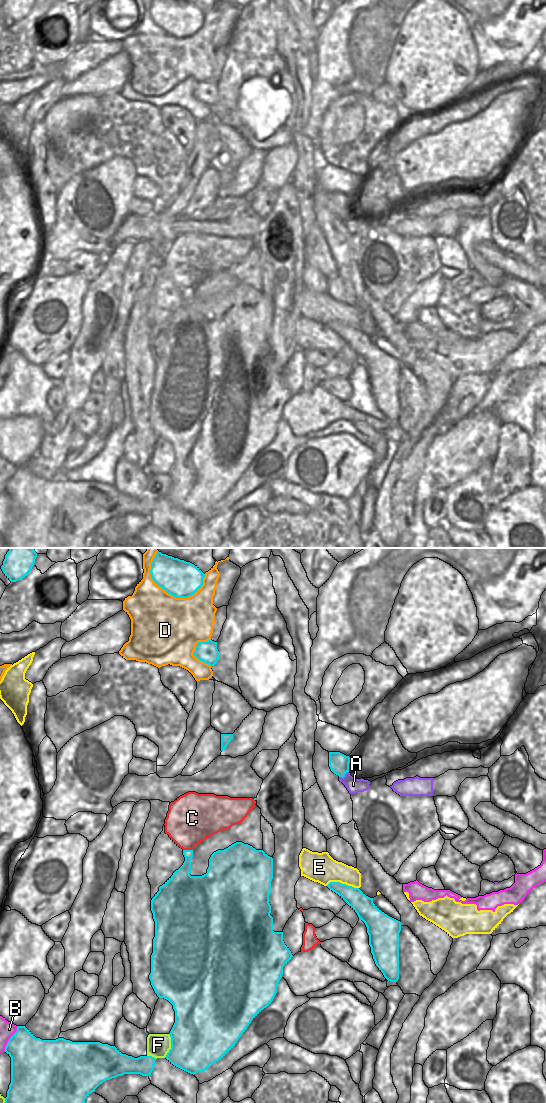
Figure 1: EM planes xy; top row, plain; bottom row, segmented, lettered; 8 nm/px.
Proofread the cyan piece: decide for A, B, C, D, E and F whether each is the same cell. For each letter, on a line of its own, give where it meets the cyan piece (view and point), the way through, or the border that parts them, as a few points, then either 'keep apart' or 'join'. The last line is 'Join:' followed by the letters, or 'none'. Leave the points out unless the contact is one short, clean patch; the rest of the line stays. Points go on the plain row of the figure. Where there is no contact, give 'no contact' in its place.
A: xy (344, 216) | along xy (348, 211), (343, 217), (339, 217) | keep apart
B: xy (9, 479) | keep apart
C: xy (188, 290) | keep apart
D: xy (168, 33) | keep apart
E: xy (341, 323) | keep apart
F: xy (171, 486) | keep apart
Join: none

